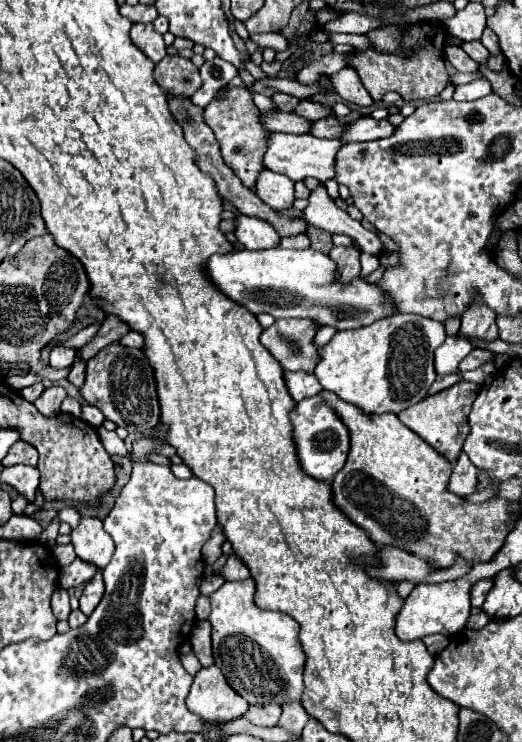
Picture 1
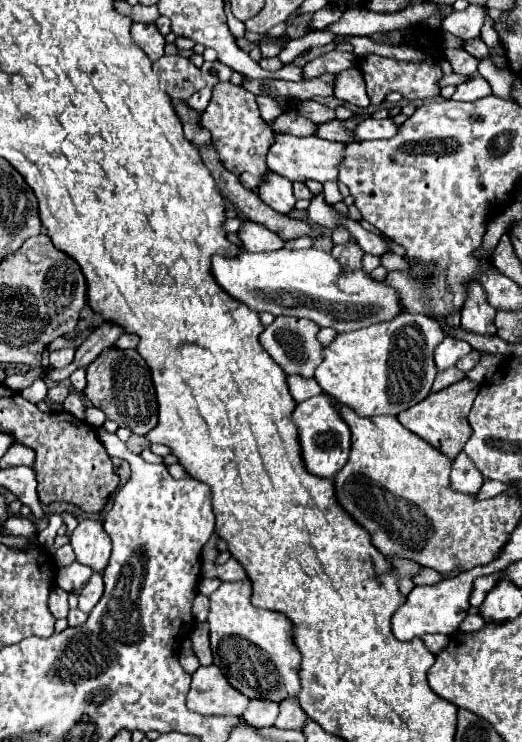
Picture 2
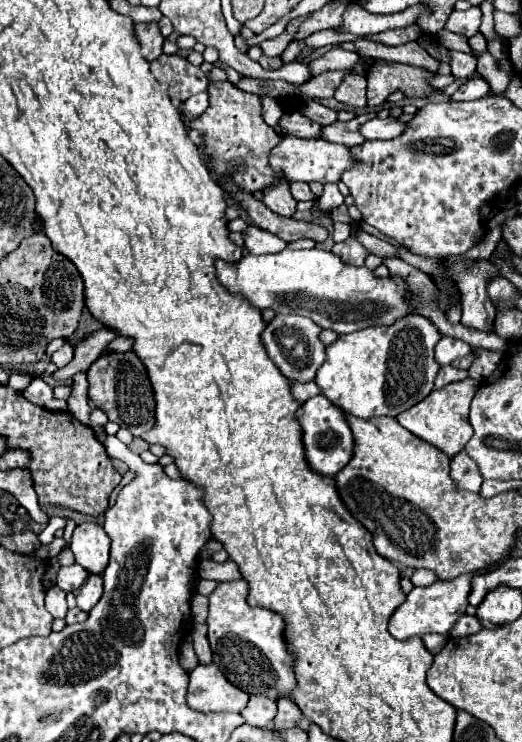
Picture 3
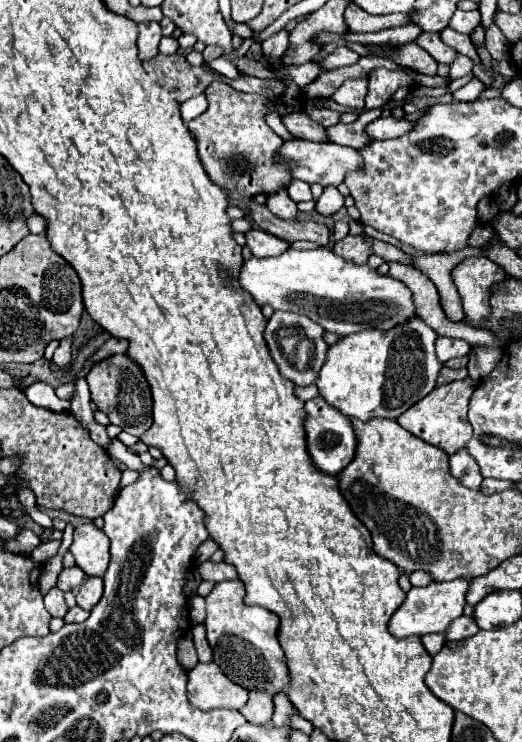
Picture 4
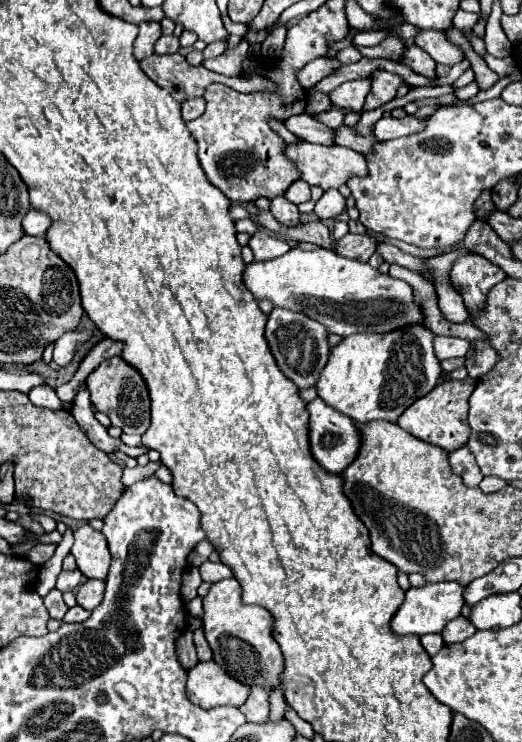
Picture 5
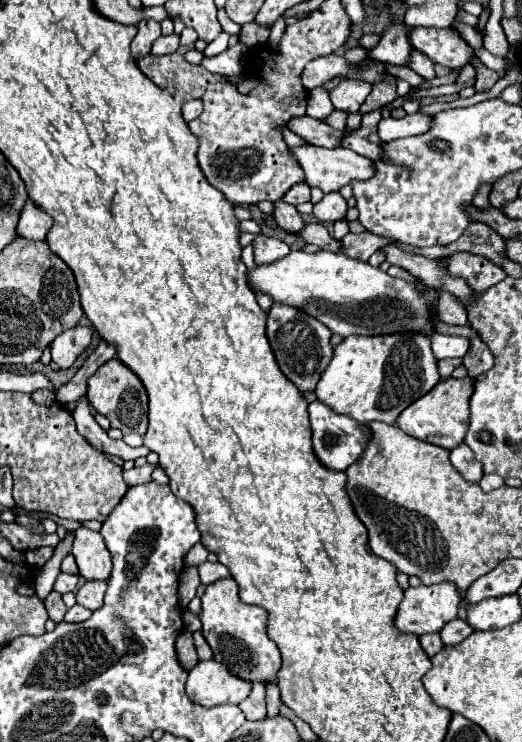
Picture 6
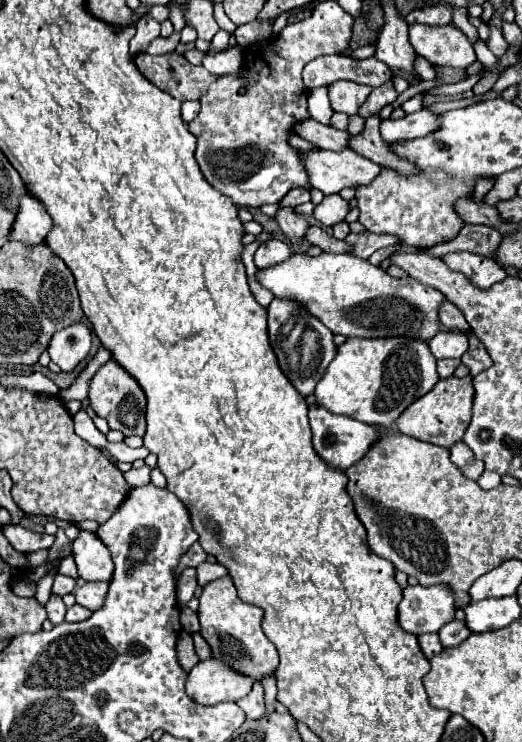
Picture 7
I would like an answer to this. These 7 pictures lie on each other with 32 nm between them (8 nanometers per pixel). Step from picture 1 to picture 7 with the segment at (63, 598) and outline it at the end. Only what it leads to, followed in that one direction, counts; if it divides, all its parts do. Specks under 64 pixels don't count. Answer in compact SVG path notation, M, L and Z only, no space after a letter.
M52 594L50 598L48 598L48 602L46 602L46 612L48 612L48 620L56 626L56 624L60 624L60 622L64 622L64 614L66 614L66 606L64 606L64 602L62 602L62 598L60 596L56 596L56 594Z

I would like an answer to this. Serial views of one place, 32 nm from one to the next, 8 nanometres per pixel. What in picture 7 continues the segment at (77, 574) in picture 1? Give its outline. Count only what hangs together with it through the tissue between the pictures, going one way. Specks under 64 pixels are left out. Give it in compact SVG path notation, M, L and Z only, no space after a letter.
M58 574L58 576L56 576L56 580L54 580L54 586L52 586L52 592L54 592L54 594L58 594L58 596L64 596L64 594L74 592L74 588L76 588L76 578Z

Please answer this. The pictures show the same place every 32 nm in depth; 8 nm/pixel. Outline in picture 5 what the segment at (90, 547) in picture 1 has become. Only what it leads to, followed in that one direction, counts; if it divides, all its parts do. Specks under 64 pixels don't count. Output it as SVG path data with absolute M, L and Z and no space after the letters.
M82 524L80 528L76 528L72 554L80 572L84 572L86 578L104 580L110 566L110 552L108 540L102 532L94 530L90 524Z

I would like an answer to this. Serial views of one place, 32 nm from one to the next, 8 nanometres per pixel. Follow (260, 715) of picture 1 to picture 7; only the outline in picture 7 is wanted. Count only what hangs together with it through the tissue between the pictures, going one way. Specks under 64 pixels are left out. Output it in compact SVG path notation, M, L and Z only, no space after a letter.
M254 682L252 692L238 702L238 706L244 710L248 720L258 720L266 714L266 704L264 704L264 688L260 682Z

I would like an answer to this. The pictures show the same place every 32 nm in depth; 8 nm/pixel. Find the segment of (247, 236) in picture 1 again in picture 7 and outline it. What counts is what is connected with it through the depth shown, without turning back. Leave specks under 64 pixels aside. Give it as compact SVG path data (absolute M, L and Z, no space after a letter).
M268 240L268 242L262 242L254 254L254 264L258 268L268 268L270 264L278 264L278 262L284 262L288 256L292 254L290 246L282 240Z

